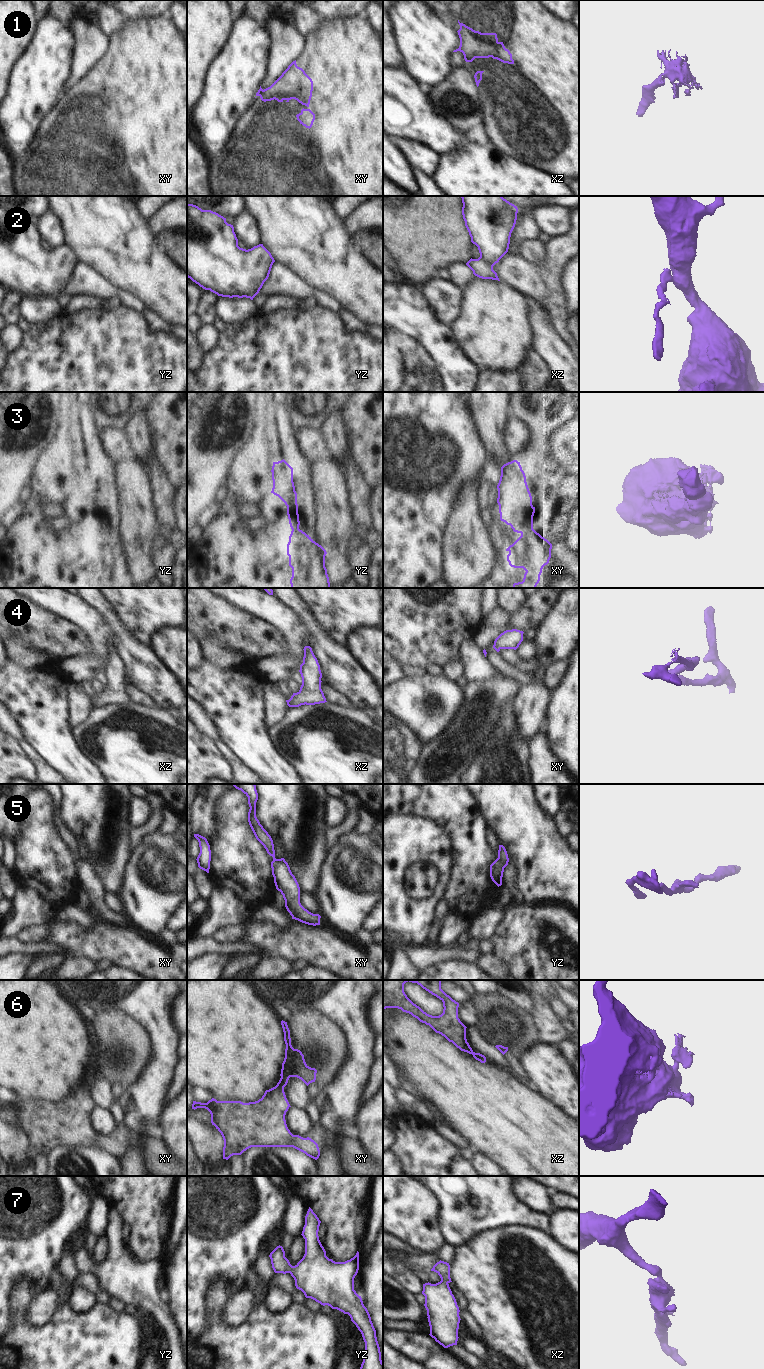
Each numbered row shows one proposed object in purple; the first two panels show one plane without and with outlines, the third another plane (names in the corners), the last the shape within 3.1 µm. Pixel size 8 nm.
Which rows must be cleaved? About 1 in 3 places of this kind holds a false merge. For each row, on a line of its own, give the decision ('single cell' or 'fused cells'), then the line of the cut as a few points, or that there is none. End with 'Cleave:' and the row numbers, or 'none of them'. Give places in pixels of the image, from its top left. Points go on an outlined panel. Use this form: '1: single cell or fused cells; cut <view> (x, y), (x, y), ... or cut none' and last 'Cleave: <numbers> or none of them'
1: fused cells; cut xy (263, 90), (259, 95)
2: single cell; cut none
3: single cell; cut none
4: single cell; cut none
5: single cell; cut none
6: fused cells; cut xy (276, 1085), (283, 1087)
7: single cell; cut none
Cleave: 1, 6

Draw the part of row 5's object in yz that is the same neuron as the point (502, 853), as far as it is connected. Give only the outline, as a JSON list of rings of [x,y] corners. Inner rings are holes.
[[[499,845],[498,858],[490,865],[490,877],[499,887],[502,885],[504,868],[508,865],[509,858],[503,845]]]

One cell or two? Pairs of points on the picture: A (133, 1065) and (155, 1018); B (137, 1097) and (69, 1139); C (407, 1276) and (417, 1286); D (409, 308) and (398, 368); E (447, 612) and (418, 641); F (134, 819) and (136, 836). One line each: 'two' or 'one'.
A: two
B: two
C: one
D: one
E: one
F: two

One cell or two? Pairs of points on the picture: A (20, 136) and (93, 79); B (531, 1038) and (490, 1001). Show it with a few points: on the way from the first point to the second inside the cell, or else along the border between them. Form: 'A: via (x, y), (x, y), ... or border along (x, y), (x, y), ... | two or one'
A: border along (58, 101), (40, 122), (33, 140) | two
B: via (521, 1032), (500, 1011) | one

